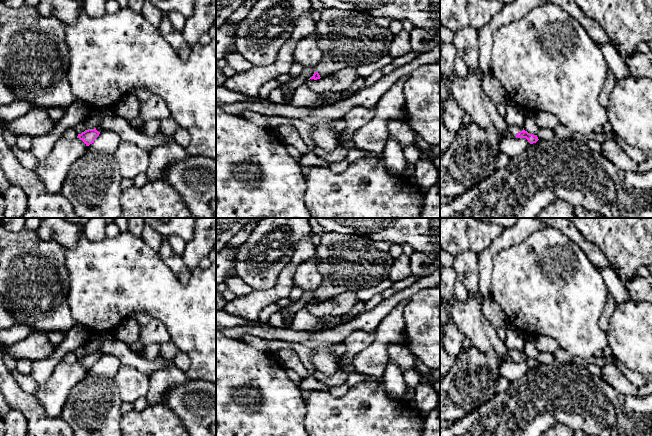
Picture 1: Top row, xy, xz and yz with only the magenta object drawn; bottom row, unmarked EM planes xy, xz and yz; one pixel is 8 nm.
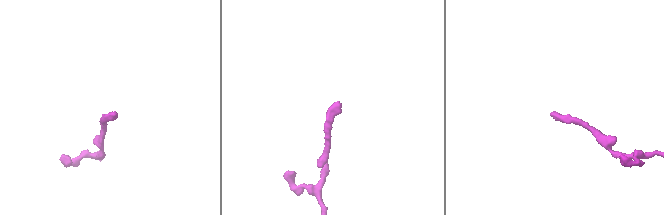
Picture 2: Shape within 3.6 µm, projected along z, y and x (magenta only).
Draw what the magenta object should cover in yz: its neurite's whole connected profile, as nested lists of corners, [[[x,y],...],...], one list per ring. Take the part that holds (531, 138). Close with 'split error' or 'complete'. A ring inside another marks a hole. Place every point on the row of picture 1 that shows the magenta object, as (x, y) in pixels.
[[[509,126],[508,134],[506,137],[516,136],[518,138],[526,138],[530,144],[536,143],[539,139],[537,135],[533,135],[524,130],[524,128],[520,128],[517,126]]]; split error

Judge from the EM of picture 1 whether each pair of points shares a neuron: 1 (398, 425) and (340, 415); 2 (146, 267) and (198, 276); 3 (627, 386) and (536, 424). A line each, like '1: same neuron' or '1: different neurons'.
1: same neuron
2: same neuron
3: different neurons

